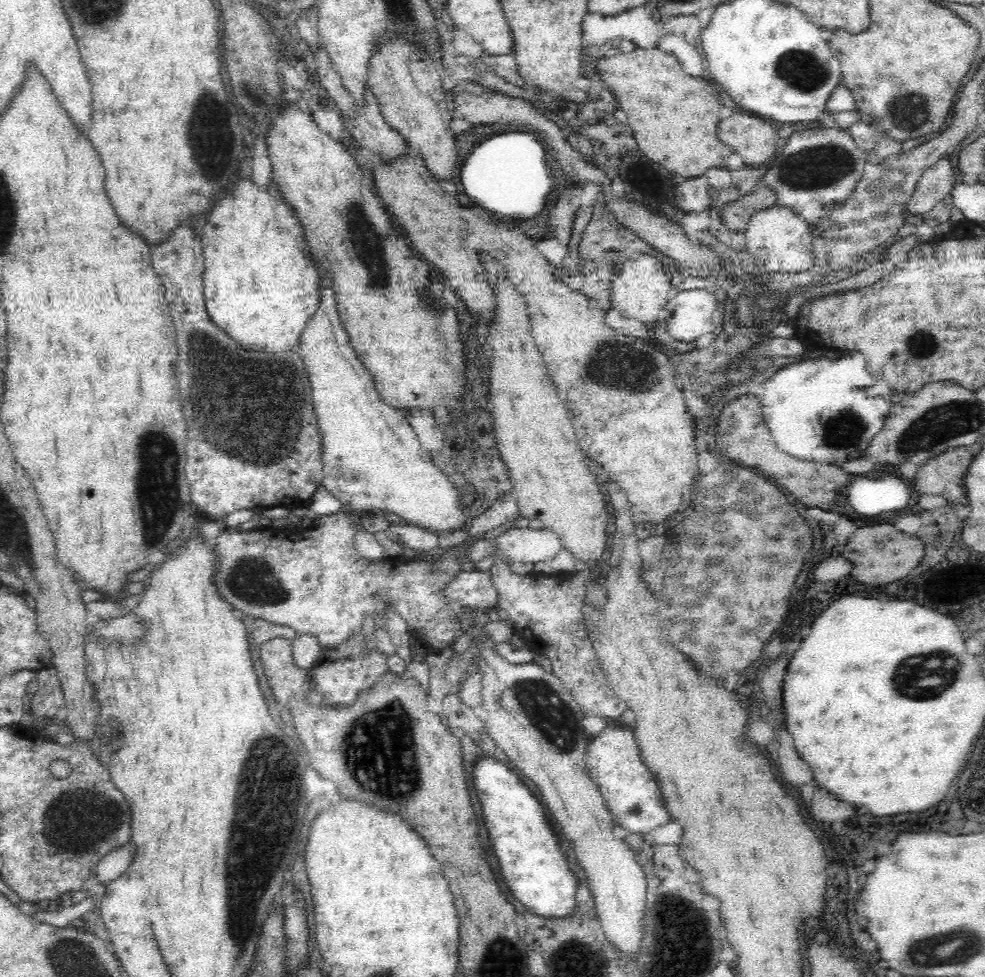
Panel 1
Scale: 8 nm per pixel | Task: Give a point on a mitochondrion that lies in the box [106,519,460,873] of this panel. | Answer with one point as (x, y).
(379, 746)

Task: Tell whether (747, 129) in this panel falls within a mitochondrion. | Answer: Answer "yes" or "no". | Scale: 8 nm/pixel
no

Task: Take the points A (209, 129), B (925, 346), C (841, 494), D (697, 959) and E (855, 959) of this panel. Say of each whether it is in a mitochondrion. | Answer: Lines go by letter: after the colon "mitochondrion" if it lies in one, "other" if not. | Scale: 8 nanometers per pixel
A: mitochondrion
B: mitochondrion
C: other
D: mitochondrion
E: other

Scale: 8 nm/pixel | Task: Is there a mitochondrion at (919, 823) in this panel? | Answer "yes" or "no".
no

